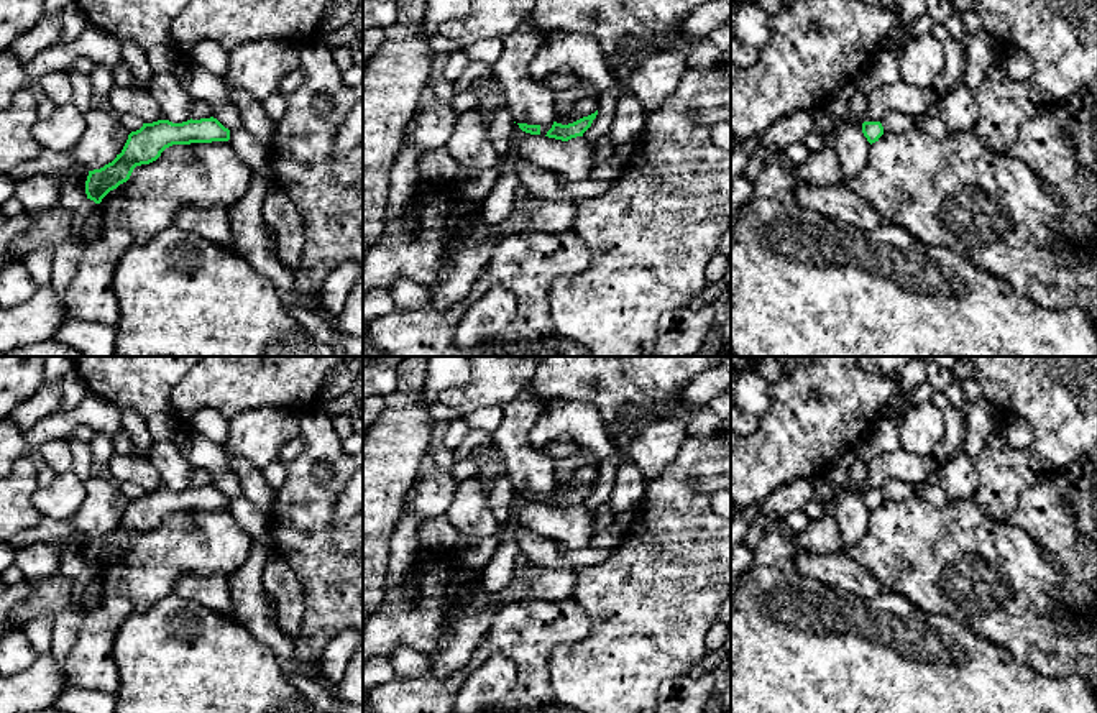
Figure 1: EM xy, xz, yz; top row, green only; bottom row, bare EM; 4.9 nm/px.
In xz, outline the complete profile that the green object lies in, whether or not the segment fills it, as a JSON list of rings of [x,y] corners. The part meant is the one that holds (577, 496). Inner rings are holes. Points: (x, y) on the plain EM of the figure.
[[[598,478],[568,493],[553,490],[552,496],[547,499],[545,504],[562,508],[562,509],[568,509],[571,506],[583,504],[583,501],[591,494],[596,483],[598,483]]]

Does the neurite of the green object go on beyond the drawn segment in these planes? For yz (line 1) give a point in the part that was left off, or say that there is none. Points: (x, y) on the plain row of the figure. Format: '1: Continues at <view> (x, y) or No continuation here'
1: No continuation here

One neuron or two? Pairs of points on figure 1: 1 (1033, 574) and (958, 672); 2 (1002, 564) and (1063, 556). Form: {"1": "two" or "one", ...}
{"1": "two", "2": "two"}

